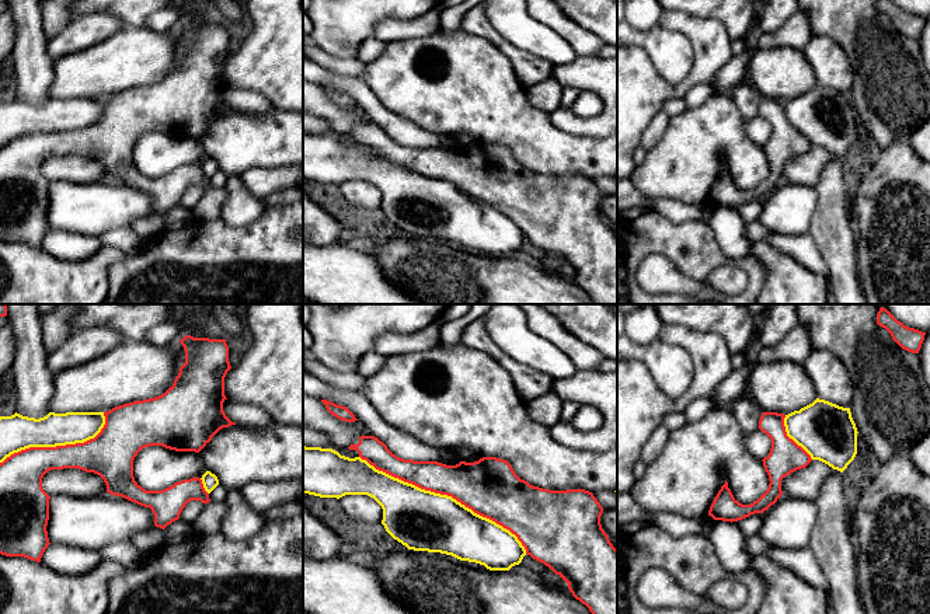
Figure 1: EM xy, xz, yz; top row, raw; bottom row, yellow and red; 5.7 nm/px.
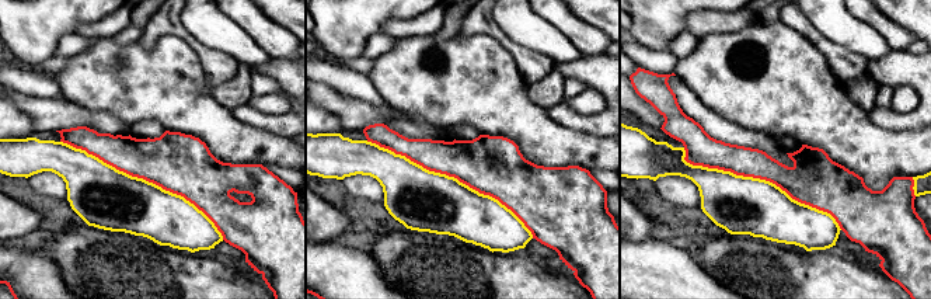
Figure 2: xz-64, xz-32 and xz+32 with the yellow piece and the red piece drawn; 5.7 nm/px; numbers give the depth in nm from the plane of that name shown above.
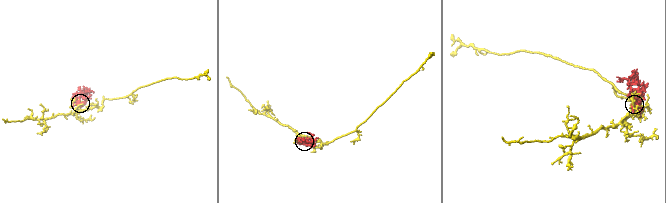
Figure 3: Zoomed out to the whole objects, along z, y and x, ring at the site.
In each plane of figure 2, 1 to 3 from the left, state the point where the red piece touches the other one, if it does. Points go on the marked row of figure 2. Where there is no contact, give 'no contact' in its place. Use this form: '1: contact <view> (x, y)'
1: contact xz-64 (145, 180)
2: contact xz-32 (452, 177)
3: contact xz+32 (759, 178)

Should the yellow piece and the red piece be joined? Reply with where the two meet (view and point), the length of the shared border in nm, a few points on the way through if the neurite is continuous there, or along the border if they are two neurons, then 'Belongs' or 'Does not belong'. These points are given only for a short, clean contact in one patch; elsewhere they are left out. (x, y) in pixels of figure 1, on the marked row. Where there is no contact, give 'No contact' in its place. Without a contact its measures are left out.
Touches yellow at xz (446, 495). Shared border 1100 nm. Does not belong

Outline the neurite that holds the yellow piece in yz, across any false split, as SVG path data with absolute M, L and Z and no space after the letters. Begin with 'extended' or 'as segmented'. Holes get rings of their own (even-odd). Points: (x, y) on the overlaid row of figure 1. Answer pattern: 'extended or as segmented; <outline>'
as segmented; M816 398L784 418L787 436L812 460L843 472L857 454L857 428L850 408Z

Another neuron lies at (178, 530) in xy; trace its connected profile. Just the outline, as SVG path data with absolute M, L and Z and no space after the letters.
M178 519L168 524L164 528L164 544L175 544L187 540L194 534L192 524L185 523L184 520Z

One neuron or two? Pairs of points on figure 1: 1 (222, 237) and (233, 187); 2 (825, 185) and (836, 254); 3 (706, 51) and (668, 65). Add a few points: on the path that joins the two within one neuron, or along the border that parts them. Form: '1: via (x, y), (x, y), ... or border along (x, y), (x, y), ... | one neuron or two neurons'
1: border along (219, 217), (230, 226), (247, 226), (257, 217) | two neurons
2: via (832, 202), (833, 237) | one neuron
3: border along (665, 28), (679, 31), (692, 48) | two neurons

